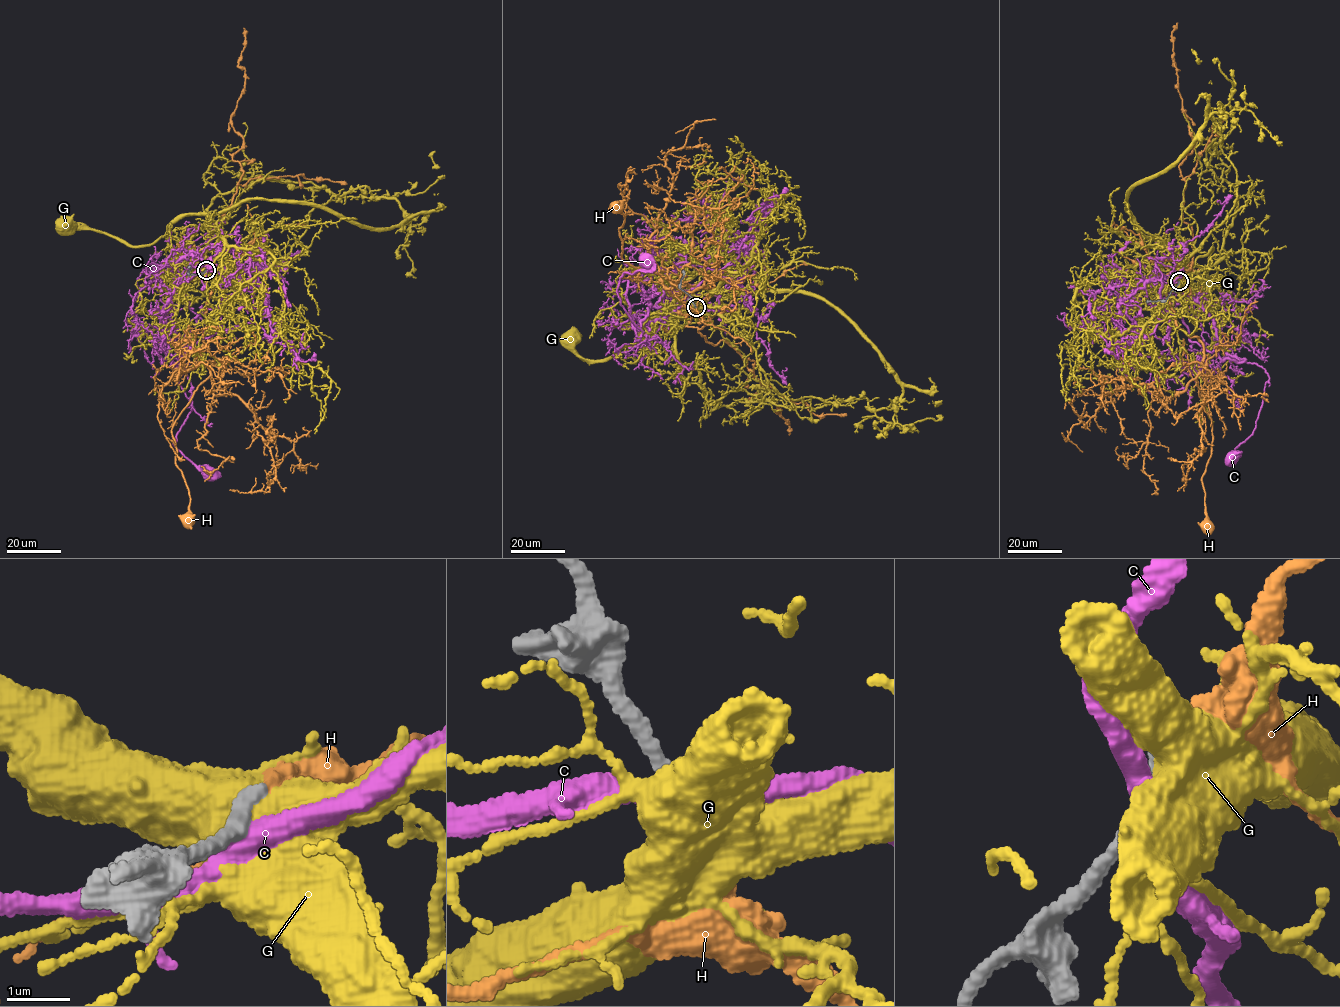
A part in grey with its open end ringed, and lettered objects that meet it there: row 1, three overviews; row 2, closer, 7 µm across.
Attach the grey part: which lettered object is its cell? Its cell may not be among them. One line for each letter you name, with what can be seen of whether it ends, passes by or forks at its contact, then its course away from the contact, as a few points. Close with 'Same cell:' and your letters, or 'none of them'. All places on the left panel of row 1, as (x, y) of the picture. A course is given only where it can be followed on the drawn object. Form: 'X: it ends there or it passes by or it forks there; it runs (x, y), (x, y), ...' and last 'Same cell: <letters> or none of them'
H: it ends there; it runs (206, 269), (226, 270), (241, 252), (206, 306), (199, 361), (210, 376), (172, 427), (187, 519)
Same cell: H

